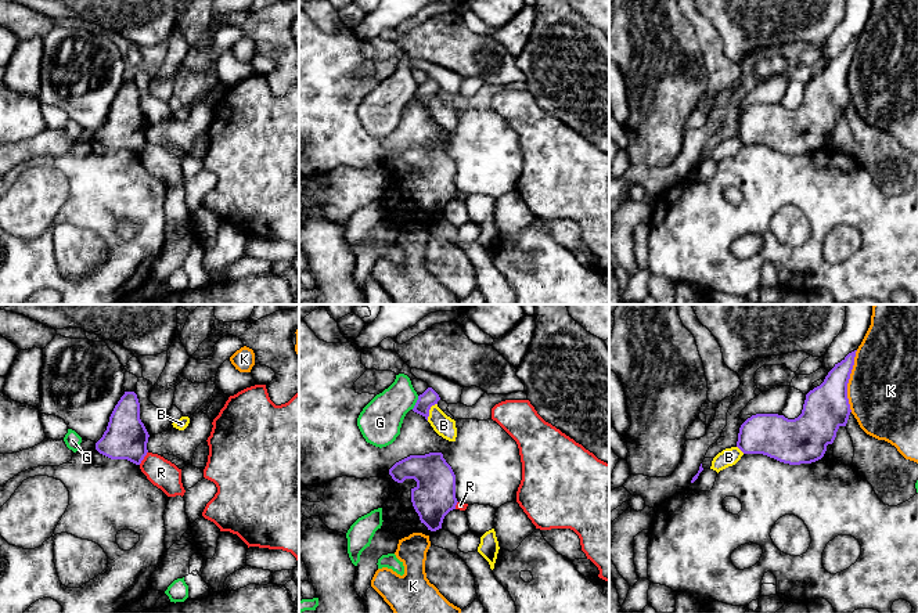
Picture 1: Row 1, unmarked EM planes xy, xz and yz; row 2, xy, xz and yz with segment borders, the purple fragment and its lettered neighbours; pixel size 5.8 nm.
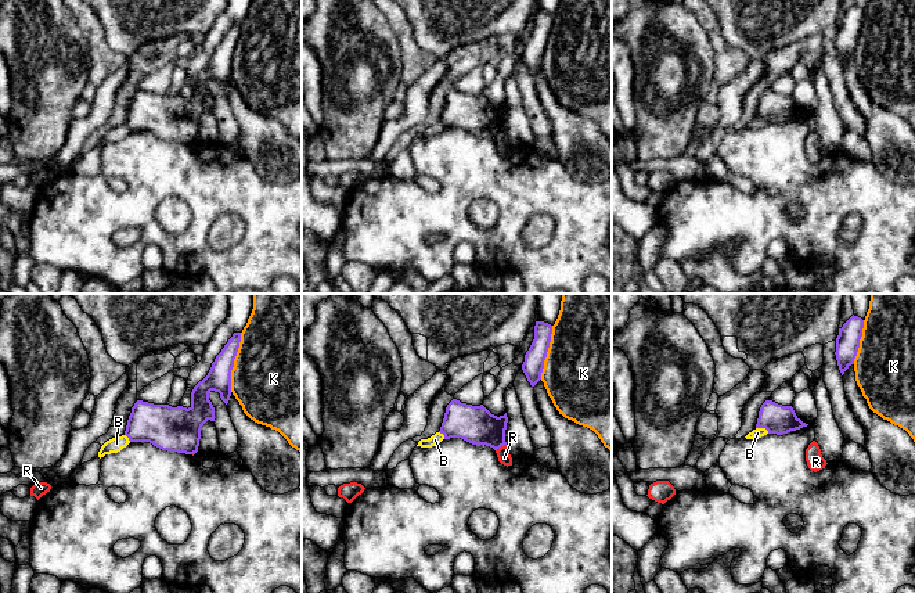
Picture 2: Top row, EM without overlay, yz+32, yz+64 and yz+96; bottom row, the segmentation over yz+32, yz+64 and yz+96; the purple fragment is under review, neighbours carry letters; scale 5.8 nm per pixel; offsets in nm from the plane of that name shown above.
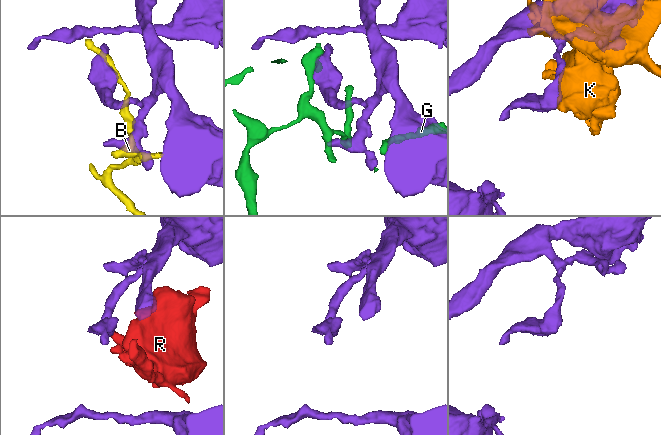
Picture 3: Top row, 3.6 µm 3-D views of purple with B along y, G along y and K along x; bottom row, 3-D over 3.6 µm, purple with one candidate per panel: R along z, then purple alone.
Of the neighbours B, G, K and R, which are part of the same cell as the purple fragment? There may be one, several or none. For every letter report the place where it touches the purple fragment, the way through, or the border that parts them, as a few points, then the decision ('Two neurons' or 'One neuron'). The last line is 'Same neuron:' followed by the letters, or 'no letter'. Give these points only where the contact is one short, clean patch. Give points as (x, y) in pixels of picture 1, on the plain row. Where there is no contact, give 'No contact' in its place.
B: Touches purple at xz (428, 101). Two neurons
G: Touches purple at xz (416, 93). Two neurons
K: Touches purple at yz (848, 71). Two neurons
R: Touches purple at xy (143, 148). Boundary: xy (147, 141), (139, 154). Two neurons
Same neuron: no letter

